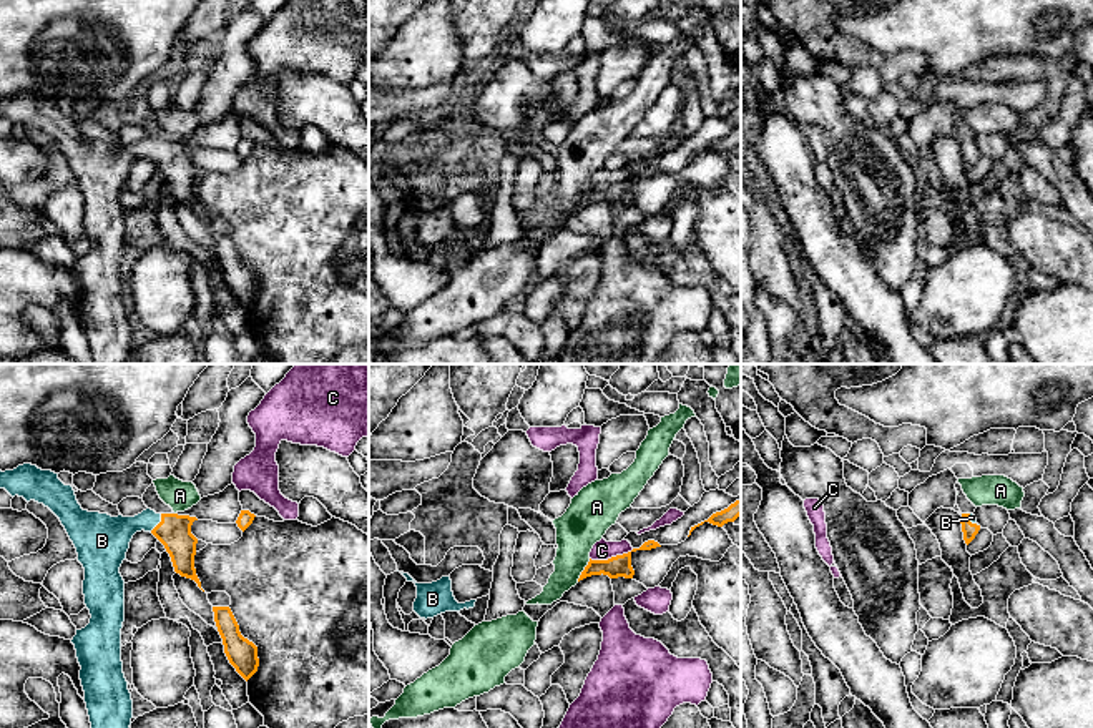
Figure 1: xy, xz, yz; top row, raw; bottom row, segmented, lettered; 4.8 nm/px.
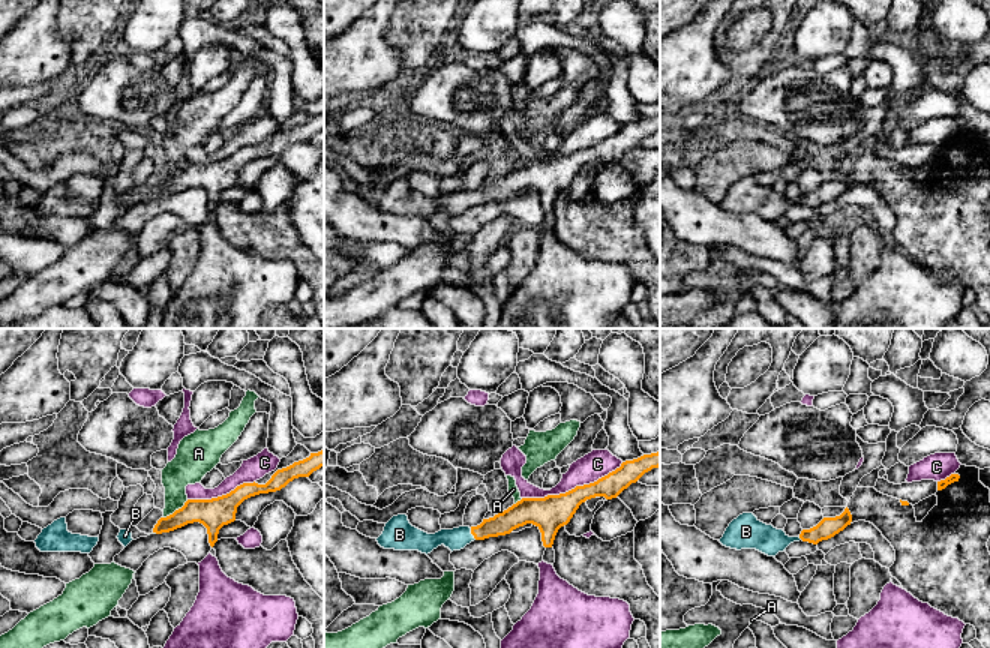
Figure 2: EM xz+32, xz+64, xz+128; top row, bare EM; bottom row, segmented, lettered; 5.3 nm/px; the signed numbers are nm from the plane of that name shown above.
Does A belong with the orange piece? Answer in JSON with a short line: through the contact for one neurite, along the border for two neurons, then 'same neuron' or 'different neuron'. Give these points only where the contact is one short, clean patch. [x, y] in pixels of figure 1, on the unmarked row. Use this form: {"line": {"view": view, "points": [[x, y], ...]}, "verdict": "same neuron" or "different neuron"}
{"line": {"view": "xz", "points": [[590, 186], [577, 208]]}, "verdict": "different neuron"}

